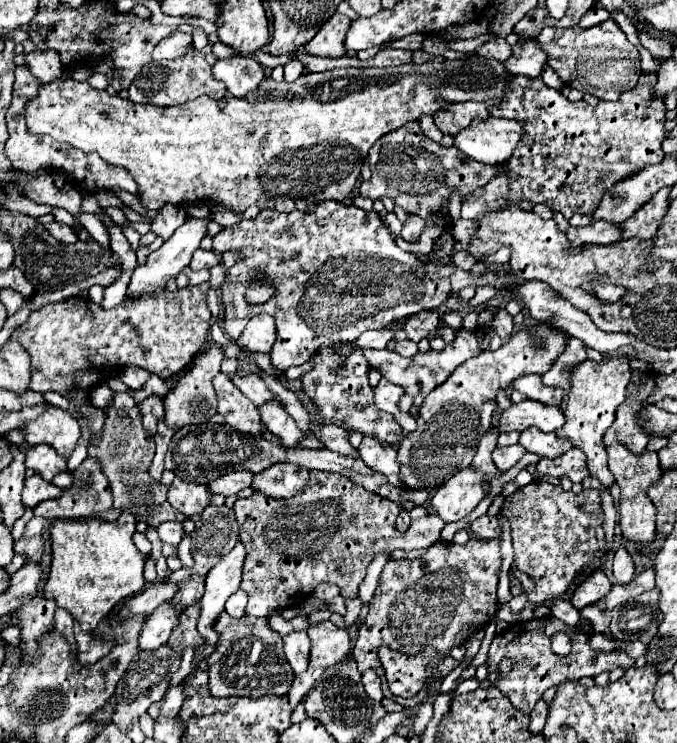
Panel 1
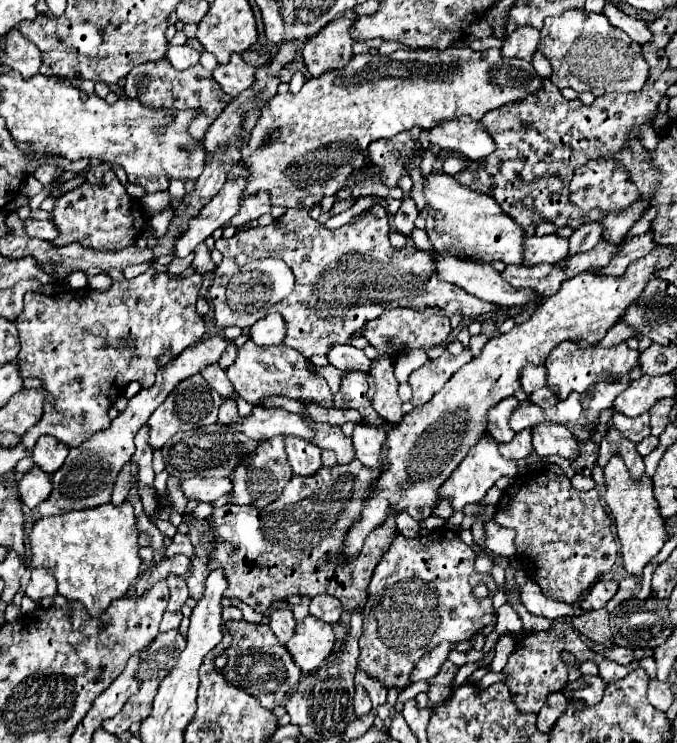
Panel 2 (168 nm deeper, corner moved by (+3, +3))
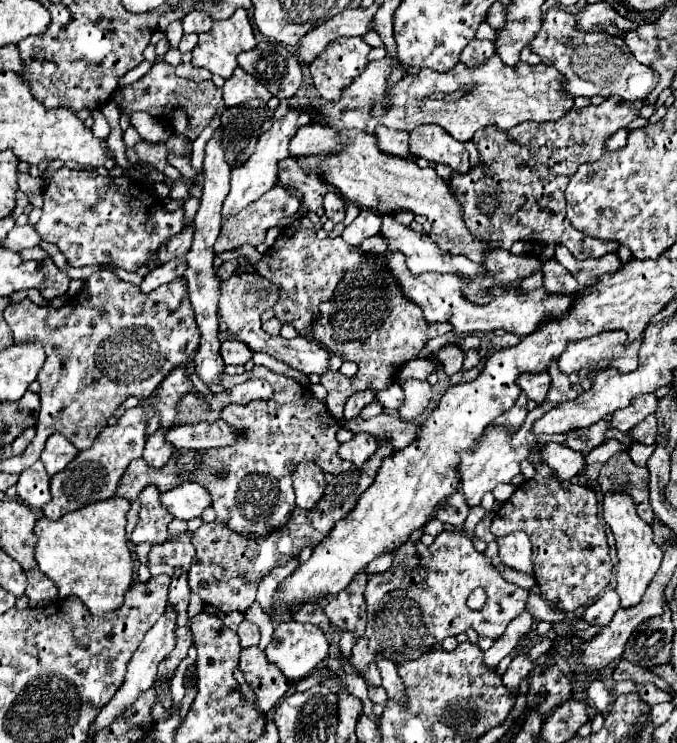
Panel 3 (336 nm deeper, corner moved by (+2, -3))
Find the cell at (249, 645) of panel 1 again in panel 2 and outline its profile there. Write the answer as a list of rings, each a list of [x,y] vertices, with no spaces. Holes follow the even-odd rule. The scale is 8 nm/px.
[[[232,620],[226,624],[226,628],[234,638],[234,644],[226,650],[230,662],[222,670],[226,680],[258,698],[260,704],[268,710],[274,710],[276,706],[284,704],[288,696],[296,690],[296,684],[300,682],[302,676],[300,668],[296,668],[296,664],[292,662],[288,650],[284,650],[284,646],[276,640],[276,636],[272,636],[272,630],[268,626],[248,624],[244,620],[240,622]]]

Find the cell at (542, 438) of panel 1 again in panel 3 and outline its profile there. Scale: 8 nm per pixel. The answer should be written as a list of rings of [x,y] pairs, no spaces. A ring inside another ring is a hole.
[[[553,442],[543,444],[539,448],[539,454],[541,454],[541,460],[557,472],[559,480],[571,480],[585,466],[585,460],[583,460],[581,452],[569,450],[567,446],[561,446],[561,444],[553,444]]]

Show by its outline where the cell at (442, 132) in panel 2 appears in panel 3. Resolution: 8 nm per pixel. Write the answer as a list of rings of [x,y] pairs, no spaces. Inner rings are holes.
[[[437,124],[419,126],[409,134],[411,154],[415,158],[425,158],[433,162],[443,162],[453,168],[453,172],[469,170],[469,156],[465,144],[455,140],[447,130]]]

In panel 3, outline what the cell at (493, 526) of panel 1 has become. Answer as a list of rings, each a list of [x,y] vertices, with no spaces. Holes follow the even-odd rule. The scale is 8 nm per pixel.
[[[513,532],[503,538],[497,538],[497,544],[499,544],[499,558],[505,566],[527,574],[533,572],[531,542],[525,532]]]

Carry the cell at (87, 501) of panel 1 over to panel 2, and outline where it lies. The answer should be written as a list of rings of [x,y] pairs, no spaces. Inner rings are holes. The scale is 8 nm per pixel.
[[[212,336],[208,340],[194,344],[192,348],[186,348],[176,360],[172,360],[172,364],[166,364],[164,368],[160,368],[160,372],[156,374],[156,382],[150,388],[140,390],[134,398],[130,398],[128,406],[112,420],[110,428],[106,428],[104,432],[96,432],[96,436],[90,436],[88,440],[84,440],[84,444],[70,450],[62,468],[52,474],[54,490],[50,498],[44,504],[40,504],[36,510],[42,516],[54,516],[54,514],[70,512],[70,510],[84,510],[84,508],[96,508],[100,504],[108,504],[112,498],[112,488],[114,488],[118,472],[124,468],[124,464],[128,464],[128,460],[132,460],[136,432],[146,424],[150,414],[164,402],[164,398],[176,388],[180,380],[196,372],[202,372],[204,364],[218,362],[226,346],[228,342],[224,338]]]

